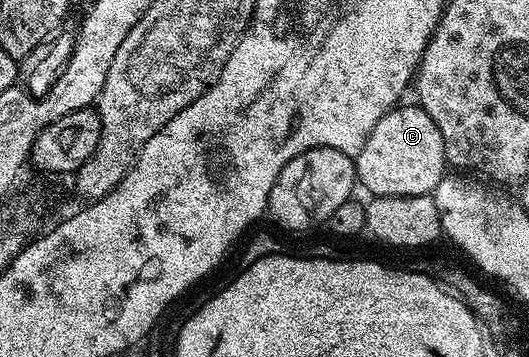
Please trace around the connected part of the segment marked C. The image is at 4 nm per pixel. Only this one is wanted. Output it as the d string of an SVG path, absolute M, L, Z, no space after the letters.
M398 105L388 110L375 124L363 152L356 156L357 181L378 198L406 198L407 196L432 195L441 178L447 174L445 145L435 120L427 116L420 105Z

